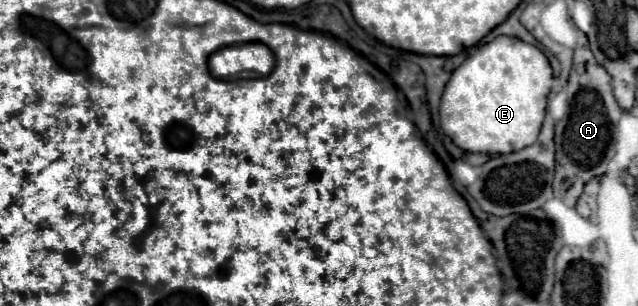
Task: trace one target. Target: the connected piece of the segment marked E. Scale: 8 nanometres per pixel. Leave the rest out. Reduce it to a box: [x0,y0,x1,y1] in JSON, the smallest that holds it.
[440,35,552,155]

